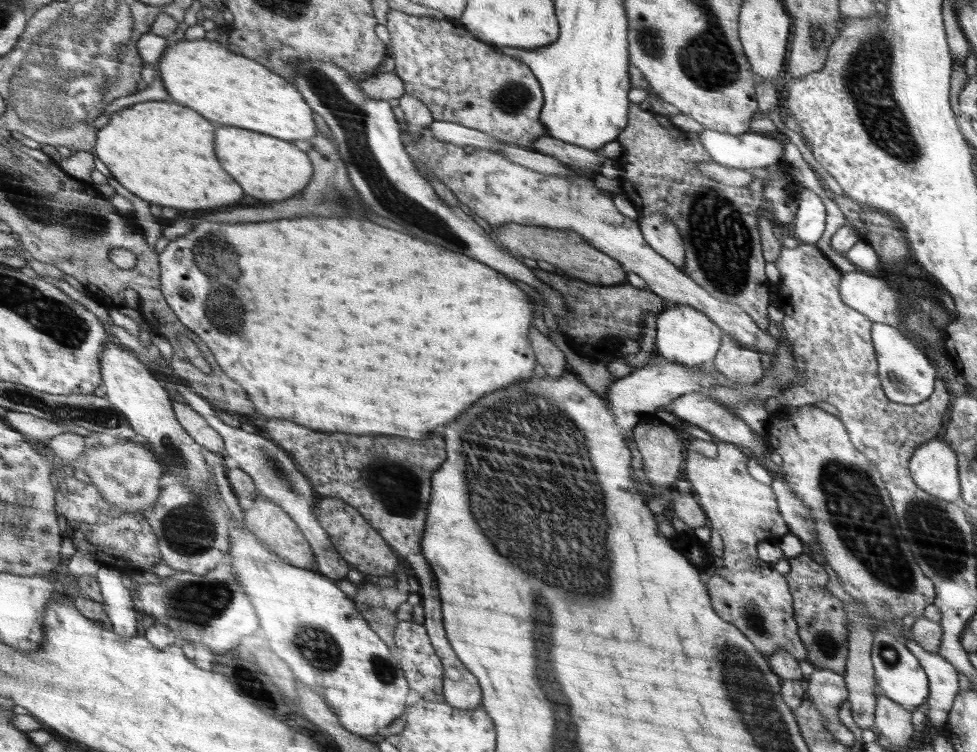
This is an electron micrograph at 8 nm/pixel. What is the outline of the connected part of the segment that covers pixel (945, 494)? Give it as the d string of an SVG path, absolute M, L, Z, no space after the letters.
M940 437L917 448L910 461L910 472L924 492L948 502L958 502L958 454Z

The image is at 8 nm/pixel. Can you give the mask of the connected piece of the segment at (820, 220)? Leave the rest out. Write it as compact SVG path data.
M806 188L800 193L799 215L794 227L801 243L816 244L825 231L826 211L822 199Z

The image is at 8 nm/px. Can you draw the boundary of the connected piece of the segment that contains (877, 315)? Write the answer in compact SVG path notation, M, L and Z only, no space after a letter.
M862 270L844 273L839 293L848 305L872 322L896 327L902 320L896 292L880 278L874 278L874 274Z

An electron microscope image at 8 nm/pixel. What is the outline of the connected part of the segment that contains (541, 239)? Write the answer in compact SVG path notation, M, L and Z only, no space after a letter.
M516 223L491 226L498 240L508 251L516 256L532 258L536 261L545 260L556 268L562 269L574 278L582 279L592 285L618 285L624 280L624 270L619 261L600 252L595 246L584 240L577 232L551 229L548 227L534 227Z

